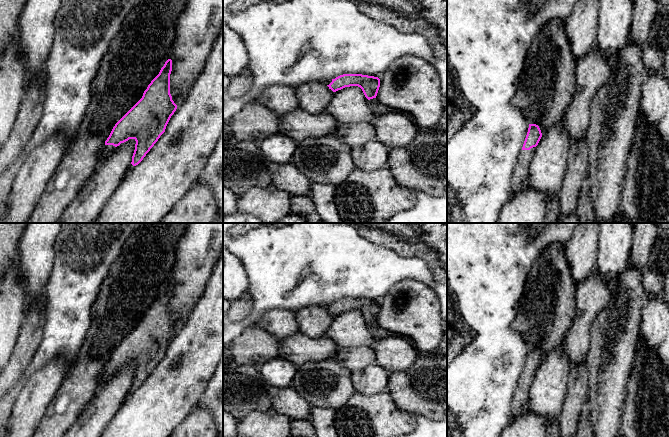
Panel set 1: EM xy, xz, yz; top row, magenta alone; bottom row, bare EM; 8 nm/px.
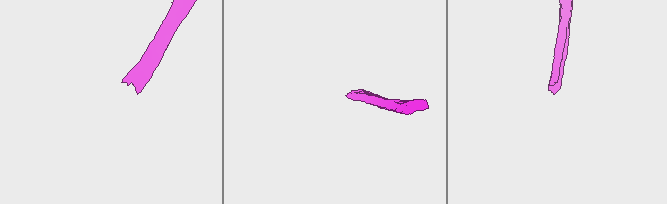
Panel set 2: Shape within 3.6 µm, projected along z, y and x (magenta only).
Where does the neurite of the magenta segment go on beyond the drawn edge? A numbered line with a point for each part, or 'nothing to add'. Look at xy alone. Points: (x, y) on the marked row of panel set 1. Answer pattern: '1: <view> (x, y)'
1: xy (106, 150)

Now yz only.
1: yz (520, 181)

